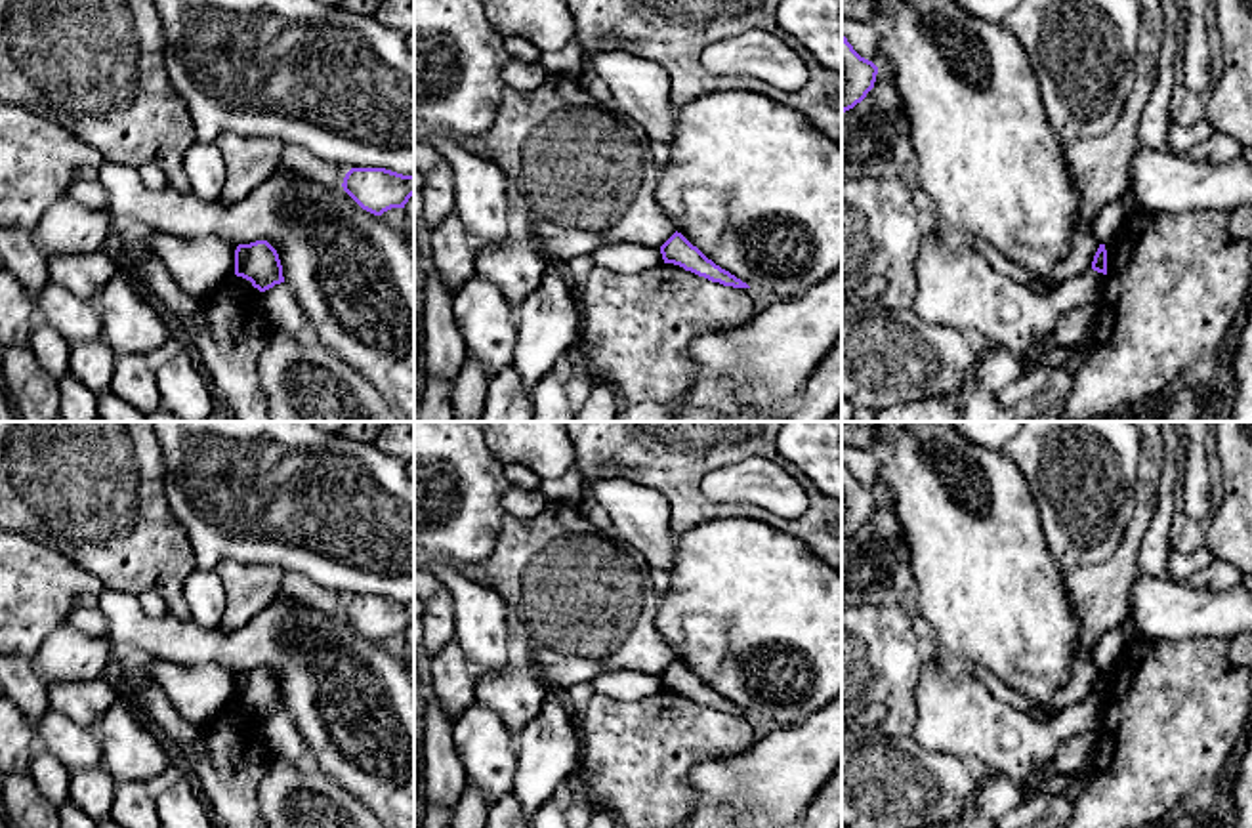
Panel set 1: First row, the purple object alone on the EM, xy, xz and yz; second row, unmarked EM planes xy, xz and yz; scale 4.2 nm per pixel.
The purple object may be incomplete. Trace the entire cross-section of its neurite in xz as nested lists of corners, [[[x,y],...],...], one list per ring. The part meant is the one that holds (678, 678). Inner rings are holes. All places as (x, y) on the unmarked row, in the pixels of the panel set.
[[[674,660],[662,673],[660,681],[664,691],[674,691],[691,698],[699,704],[704,704],[712,710],[733,715],[750,715],[746,710],[731,702],[729,698],[716,693],[708,687],[697,673],[693,673],[681,660]]]

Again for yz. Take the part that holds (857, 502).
[[[842,464],[842,540],[861,530],[874,515],[878,494],[861,485]]]

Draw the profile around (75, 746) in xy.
[[[48,708],[34,723],[38,748],[59,759],[67,771],[86,771],[103,765],[97,733]]]

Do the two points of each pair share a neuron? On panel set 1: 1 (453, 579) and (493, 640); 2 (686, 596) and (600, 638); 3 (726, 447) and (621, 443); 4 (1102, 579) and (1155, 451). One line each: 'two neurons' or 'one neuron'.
1: one neuron
2: two neurons
3: one neuron
4: one neuron

